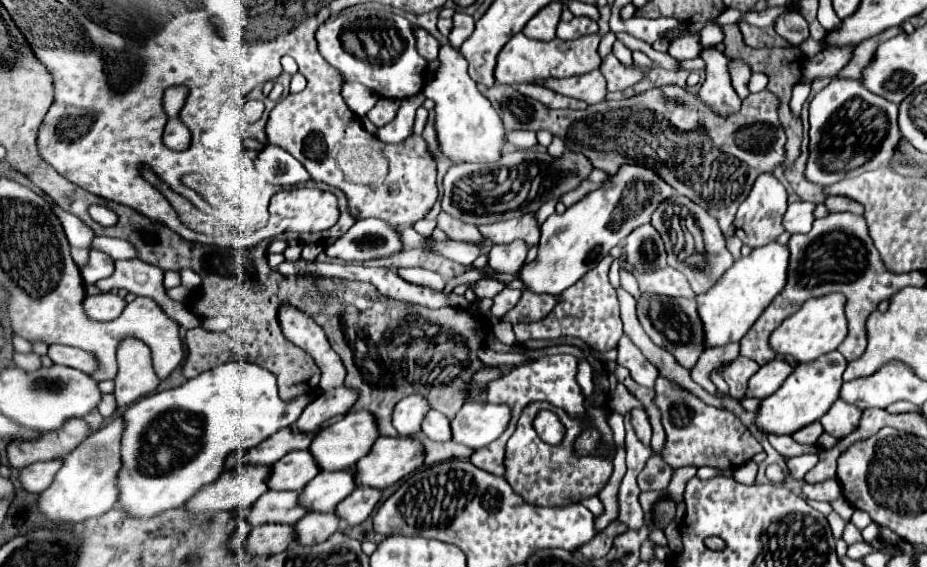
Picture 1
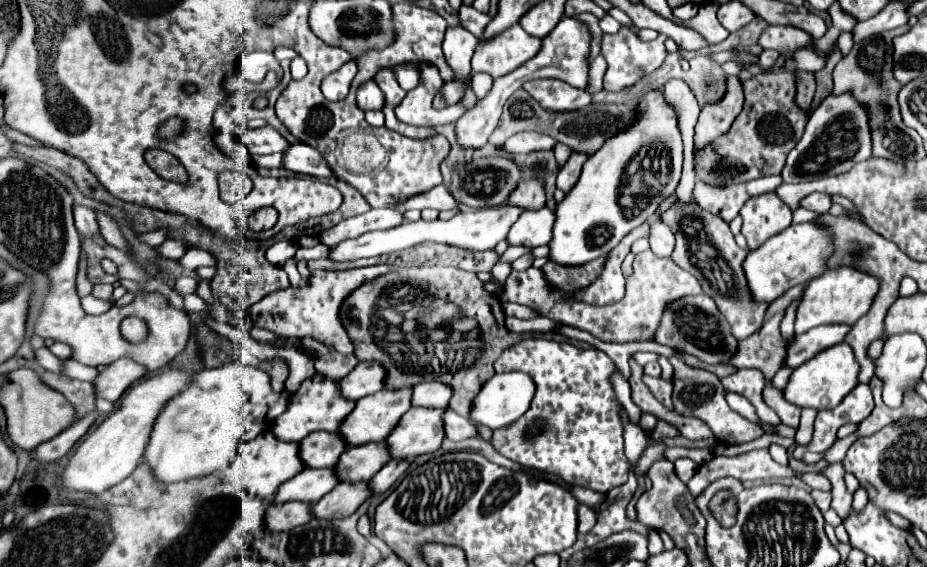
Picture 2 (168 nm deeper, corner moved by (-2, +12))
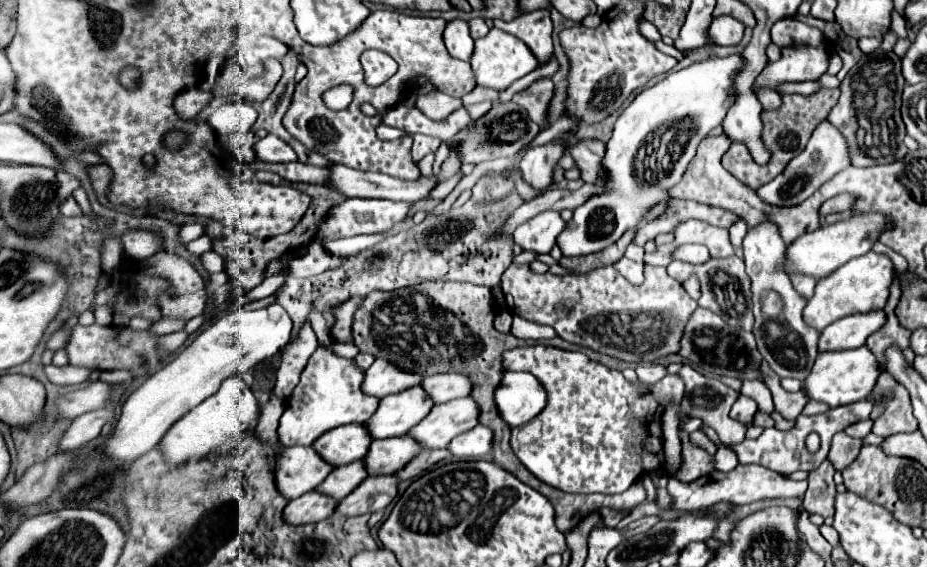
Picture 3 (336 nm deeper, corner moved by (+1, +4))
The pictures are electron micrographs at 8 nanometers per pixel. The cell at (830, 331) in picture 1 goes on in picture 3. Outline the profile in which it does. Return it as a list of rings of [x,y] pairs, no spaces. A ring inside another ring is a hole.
[[[869,252],[865,256],[853,258],[841,268],[837,268],[837,272],[817,282],[815,296],[805,306],[805,322],[817,330],[823,330],[843,316],[883,308],[885,300],[889,298],[889,288],[893,284],[893,278],[895,278],[895,268],[891,258],[887,258],[885,254]]]

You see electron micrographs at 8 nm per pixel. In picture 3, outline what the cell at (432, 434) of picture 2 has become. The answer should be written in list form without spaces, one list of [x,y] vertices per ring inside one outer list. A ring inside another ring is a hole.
[[[467,396],[449,400],[445,404],[437,404],[425,420],[421,420],[415,428],[409,430],[409,434],[415,440],[421,440],[425,448],[447,448],[449,440],[467,432],[469,428],[475,428],[477,422],[477,402],[471,396]]]

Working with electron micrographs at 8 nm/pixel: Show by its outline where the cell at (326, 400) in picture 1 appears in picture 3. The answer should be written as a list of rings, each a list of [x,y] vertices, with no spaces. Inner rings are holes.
[[[377,358],[373,366],[367,370],[367,376],[363,380],[363,392],[383,398],[387,394],[401,392],[405,388],[417,386],[423,382],[423,376],[417,376],[417,372],[405,372],[397,368],[395,364],[389,364],[389,360]]]

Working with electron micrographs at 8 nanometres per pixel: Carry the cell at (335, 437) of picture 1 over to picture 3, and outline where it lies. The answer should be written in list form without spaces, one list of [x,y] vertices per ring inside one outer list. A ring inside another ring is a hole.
[[[421,386],[407,388],[381,400],[377,412],[367,422],[367,430],[375,440],[403,436],[417,426],[431,408],[433,400],[429,400],[429,394]]]

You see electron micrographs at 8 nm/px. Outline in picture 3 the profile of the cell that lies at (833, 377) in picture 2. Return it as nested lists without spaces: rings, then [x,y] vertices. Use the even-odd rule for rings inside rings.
[[[867,346],[845,350],[845,352],[819,352],[813,370],[805,380],[805,390],[813,400],[825,402],[831,408],[835,408],[867,398],[873,392],[881,372],[883,372],[881,364],[877,364],[877,358]]]

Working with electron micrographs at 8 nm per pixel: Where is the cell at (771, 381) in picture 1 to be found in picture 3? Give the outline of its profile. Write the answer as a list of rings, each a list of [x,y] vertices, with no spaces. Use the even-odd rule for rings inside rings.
[[[873,310],[865,314],[845,316],[829,324],[819,338],[819,350],[847,350],[859,348],[865,340],[885,324],[885,312]]]

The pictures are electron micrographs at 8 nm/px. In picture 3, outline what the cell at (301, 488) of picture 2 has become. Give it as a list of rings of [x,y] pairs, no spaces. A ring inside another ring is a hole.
[[[357,460],[353,464],[345,464],[341,468],[335,468],[327,480],[317,488],[323,494],[333,496],[335,500],[343,500],[349,492],[353,492],[365,478],[369,476],[365,462]]]

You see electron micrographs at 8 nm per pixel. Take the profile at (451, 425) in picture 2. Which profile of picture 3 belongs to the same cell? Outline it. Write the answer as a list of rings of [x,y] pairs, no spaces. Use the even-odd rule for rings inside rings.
[[[477,424],[463,436],[453,438],[449,450],[457,458],[481,458],[491,452],[491,444],[493,444],[493,430],[483,424]]]

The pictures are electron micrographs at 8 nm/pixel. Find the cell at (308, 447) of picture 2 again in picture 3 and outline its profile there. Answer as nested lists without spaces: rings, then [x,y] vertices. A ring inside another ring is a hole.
[[[345,424],[337,426],[323,436],[319,436],[313,448],[333,466],[351,464],[353,460],[361,460],[373,442],[365,424]]]

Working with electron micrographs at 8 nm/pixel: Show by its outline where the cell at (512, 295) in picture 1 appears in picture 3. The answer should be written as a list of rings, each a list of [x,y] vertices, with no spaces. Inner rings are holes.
[[[511,264],[503,278],[501,290],[505,294],[507,308],[525,320],[539,322],[551,326],[559,338],[587,346],[599,354],[607,354],[627,362],[653,362],[667,354],[677,354],[681,332],[685,328],[685,320],[689,320],[691,312],[697,308],[697,302],[685,292],[685,288],[667,274],[665,268],[647,266],[647,276],[641,286],[629,284],[613,266],[601,266],[587,274],[571,274],[571,276],[557,276],[551,272],[537,274],[527,264]]]

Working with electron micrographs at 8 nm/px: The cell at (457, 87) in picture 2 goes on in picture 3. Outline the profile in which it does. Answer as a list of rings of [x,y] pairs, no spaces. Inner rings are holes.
[[[493,28],[485,38],[475,40],[475,52],[471,56],[471,66],[477,76],[479,86],[505,90],[505,88],[509,88],[509,84],[519,80],[519,76],[533,72],[537,68],[537,58],[531,56],[529,48],[525,44],[521,44],[521,40],[517,40],[515,36],[511,36],[499,28]]]

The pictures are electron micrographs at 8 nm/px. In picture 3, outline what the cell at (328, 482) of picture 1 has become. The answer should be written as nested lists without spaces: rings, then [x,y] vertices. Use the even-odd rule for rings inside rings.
[[[403,434],[397,438],[373,440],[365,456],[365,466],[371,476],[395,474],[401,468],[405,468],[405,464],[413,460],[413,456],[421,454],[421,450],[423,446],[417,440],[413,440],[413,436],[409,434]]]

